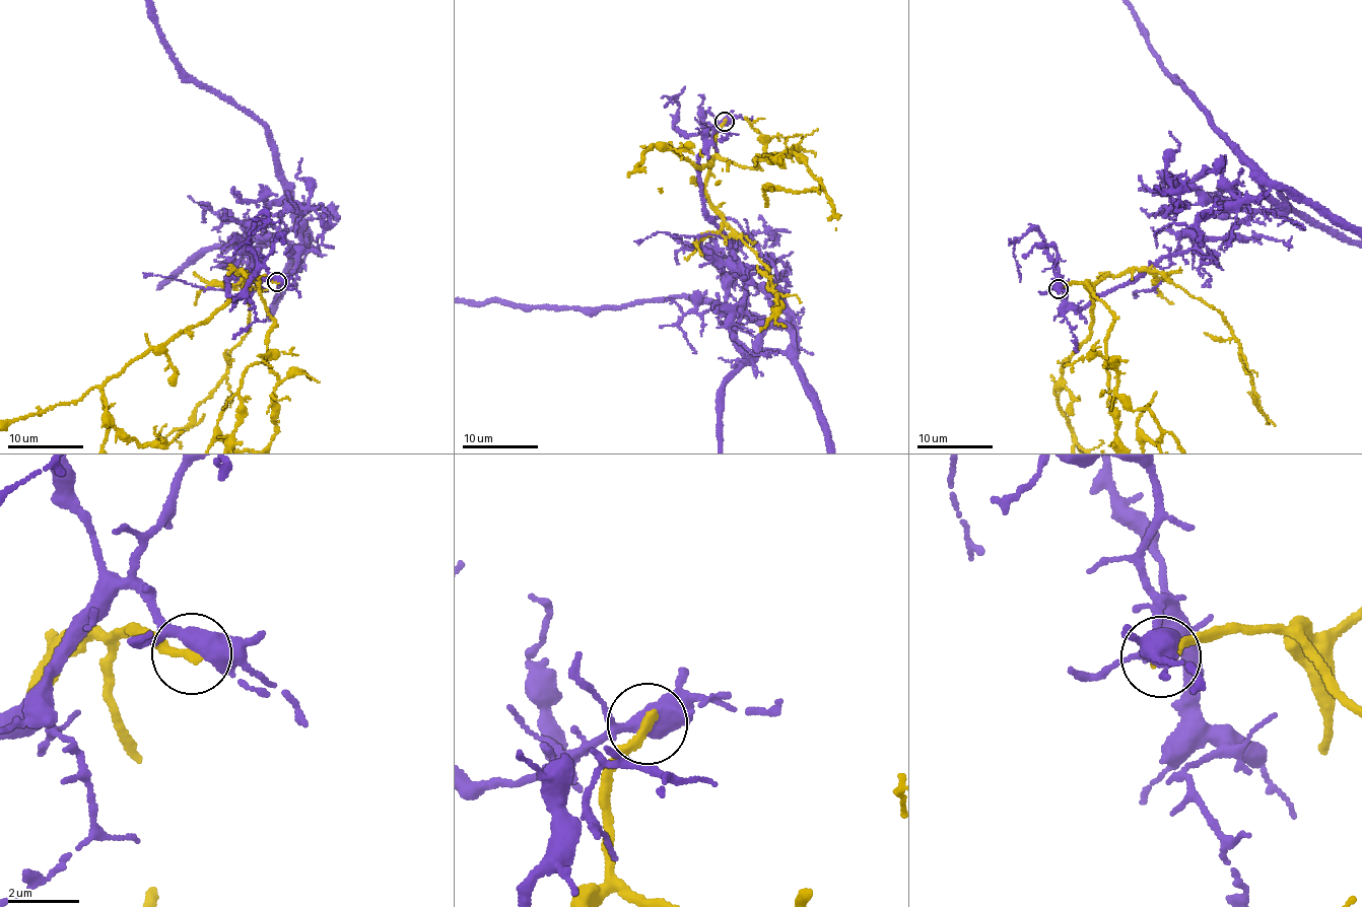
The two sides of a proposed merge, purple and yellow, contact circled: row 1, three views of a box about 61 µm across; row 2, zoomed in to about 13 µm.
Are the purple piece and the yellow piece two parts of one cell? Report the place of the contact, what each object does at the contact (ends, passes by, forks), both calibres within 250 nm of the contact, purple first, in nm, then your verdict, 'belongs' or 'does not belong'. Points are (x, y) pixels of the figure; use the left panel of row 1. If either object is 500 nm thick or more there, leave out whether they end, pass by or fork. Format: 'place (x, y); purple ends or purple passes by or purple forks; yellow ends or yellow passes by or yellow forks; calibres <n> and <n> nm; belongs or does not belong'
place (276, 281); purple forks; yellow ends; calibres 400 and 280 nm; does not belong

